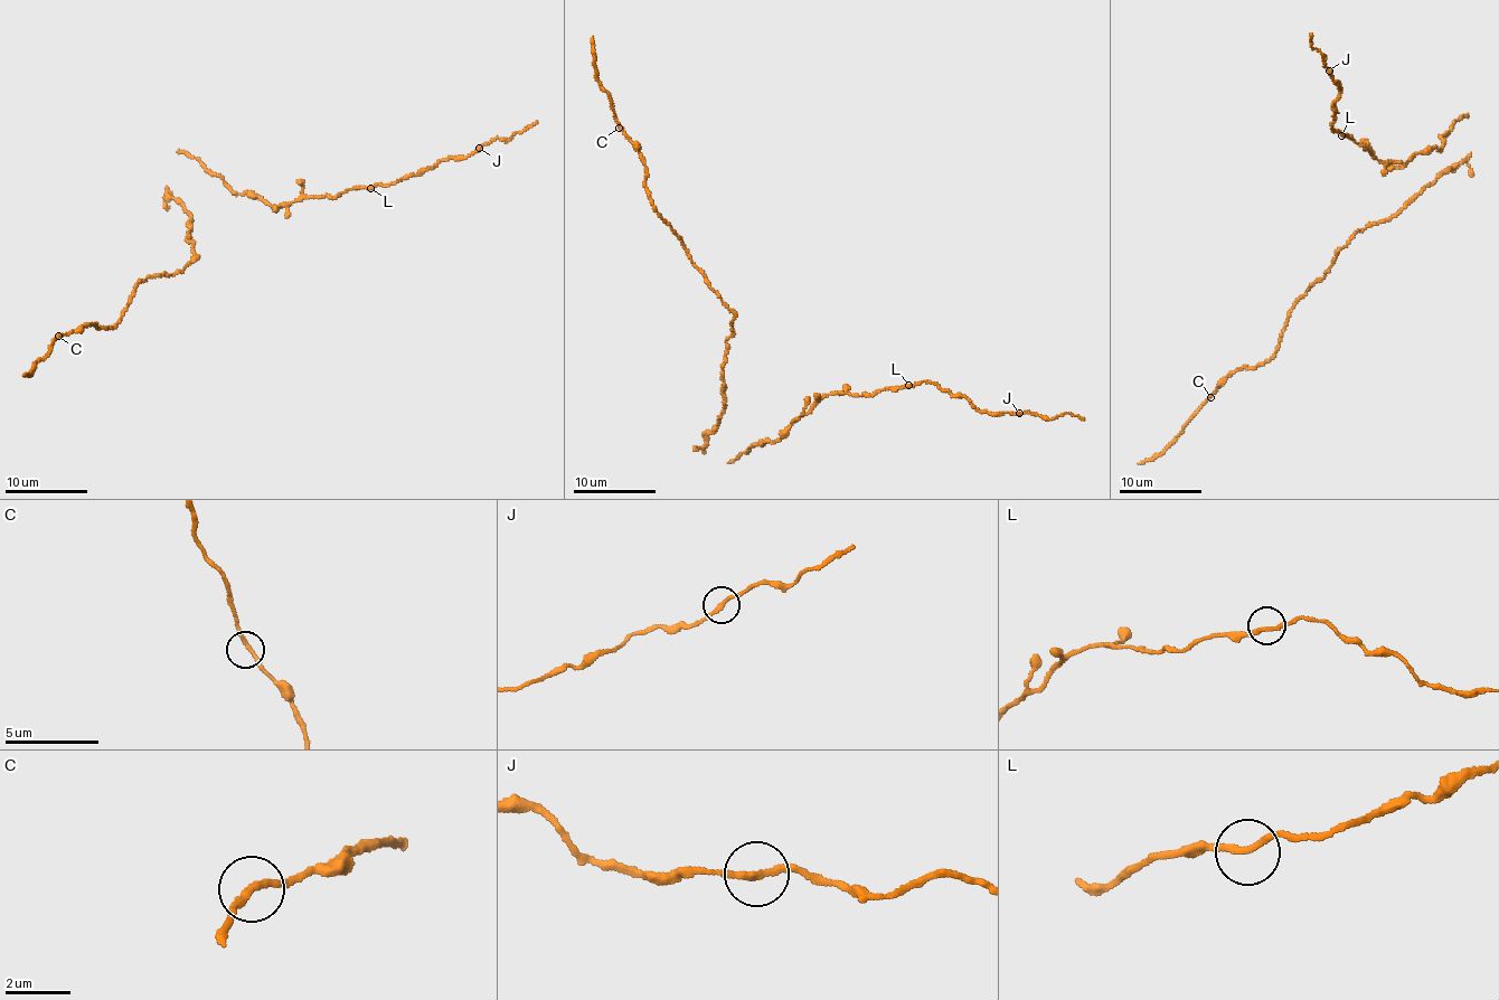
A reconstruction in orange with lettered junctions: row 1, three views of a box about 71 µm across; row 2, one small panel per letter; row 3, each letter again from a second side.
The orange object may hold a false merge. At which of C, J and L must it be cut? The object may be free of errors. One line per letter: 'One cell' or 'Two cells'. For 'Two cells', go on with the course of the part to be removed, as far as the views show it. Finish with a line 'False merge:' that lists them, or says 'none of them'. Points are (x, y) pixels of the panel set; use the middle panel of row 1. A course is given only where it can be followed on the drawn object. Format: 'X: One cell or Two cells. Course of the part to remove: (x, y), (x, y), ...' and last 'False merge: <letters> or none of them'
C: One cell
J: One cell
L: One cell
False merge: none of them

